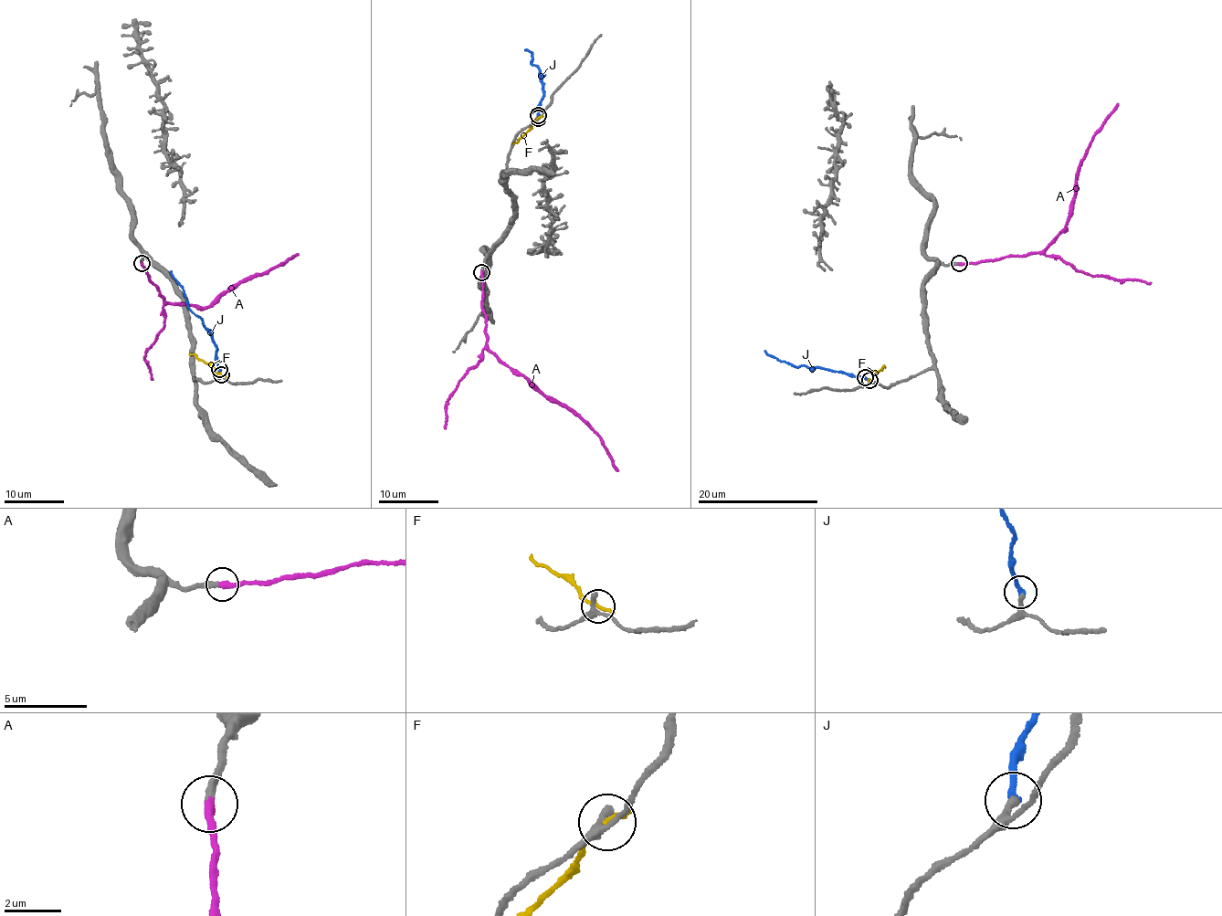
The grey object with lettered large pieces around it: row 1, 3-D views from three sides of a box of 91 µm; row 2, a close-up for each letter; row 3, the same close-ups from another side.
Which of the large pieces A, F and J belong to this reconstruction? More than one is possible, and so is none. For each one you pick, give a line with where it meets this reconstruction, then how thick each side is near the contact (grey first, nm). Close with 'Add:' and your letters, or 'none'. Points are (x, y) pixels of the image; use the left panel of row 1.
A: Touches grey at (142, 263). Thickness 320 nm (grey) against 320 nm
J: Touches grey at (219, 369). Thickness 260 nm (grey) against 240 nm
Add: A, J

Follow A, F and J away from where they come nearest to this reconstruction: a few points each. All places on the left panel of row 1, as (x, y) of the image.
A: (141, 262), (166, 302), (203, 308), (220, 294), (299, 254)
F: (221, 374), (189, 353)
J: (218, 369), (215, 357), (216, 346), (200, 318), (189, 308), (183, 288), (170, 271)

